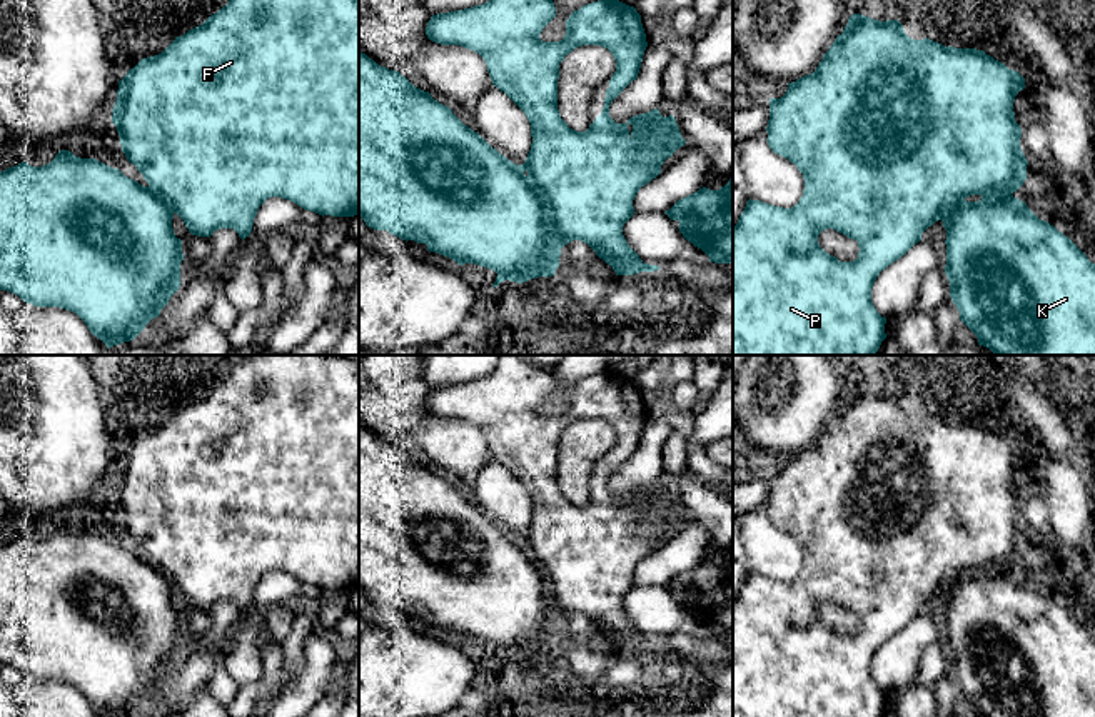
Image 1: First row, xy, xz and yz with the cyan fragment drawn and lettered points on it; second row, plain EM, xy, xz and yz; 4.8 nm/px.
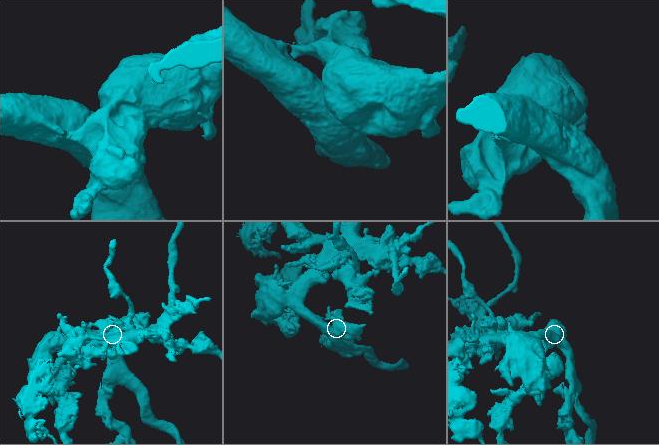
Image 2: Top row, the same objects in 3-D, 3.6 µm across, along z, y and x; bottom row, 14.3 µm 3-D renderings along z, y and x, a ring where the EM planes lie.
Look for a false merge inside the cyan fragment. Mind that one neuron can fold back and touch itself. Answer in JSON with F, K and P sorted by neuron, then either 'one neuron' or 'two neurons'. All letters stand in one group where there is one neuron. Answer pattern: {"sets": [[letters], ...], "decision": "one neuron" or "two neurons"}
{"sets": [["F", "K", "P"]], "decision": "one neuron"}

